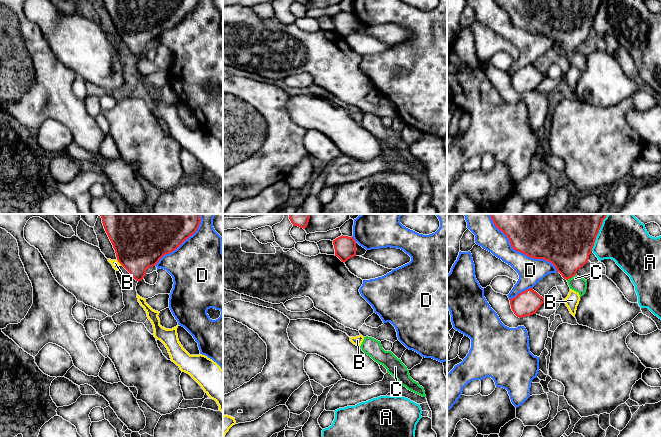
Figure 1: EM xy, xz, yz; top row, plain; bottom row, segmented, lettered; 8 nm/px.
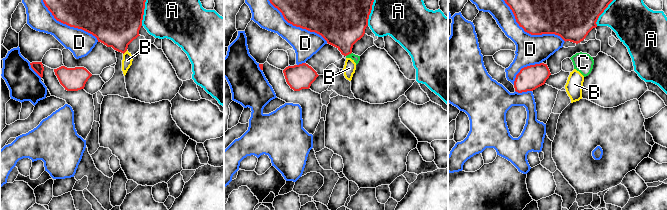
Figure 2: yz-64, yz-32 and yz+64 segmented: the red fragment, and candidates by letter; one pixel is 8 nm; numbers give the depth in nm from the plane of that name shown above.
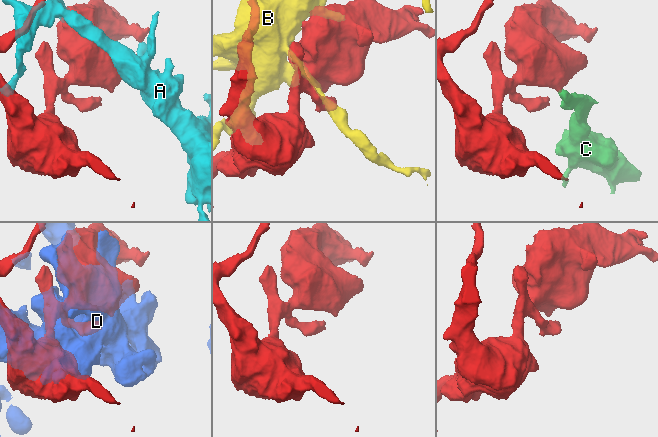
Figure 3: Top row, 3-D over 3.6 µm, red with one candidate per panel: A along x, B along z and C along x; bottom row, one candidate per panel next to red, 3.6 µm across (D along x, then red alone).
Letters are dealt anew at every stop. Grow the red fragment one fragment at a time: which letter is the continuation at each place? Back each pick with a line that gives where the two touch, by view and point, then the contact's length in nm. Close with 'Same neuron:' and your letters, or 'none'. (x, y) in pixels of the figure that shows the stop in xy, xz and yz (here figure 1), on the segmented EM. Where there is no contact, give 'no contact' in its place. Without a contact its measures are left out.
C: meets red in yz at (571, 277); contact 90 nm long
Same neuron: C

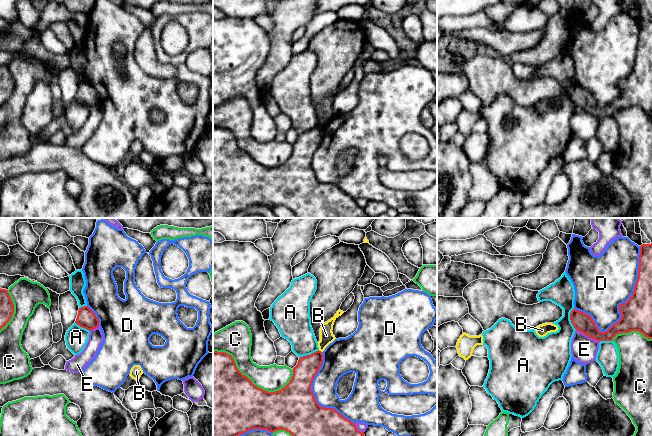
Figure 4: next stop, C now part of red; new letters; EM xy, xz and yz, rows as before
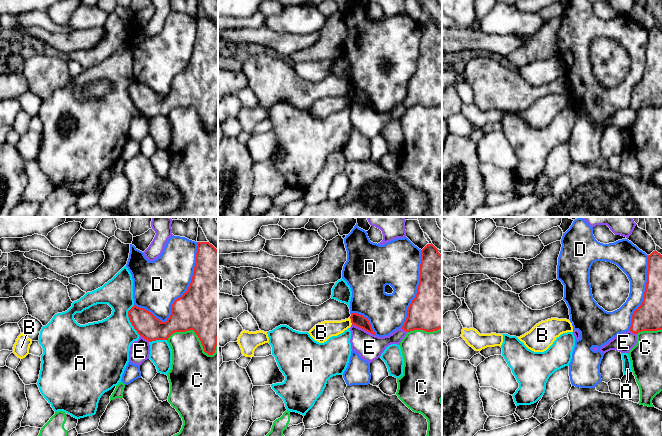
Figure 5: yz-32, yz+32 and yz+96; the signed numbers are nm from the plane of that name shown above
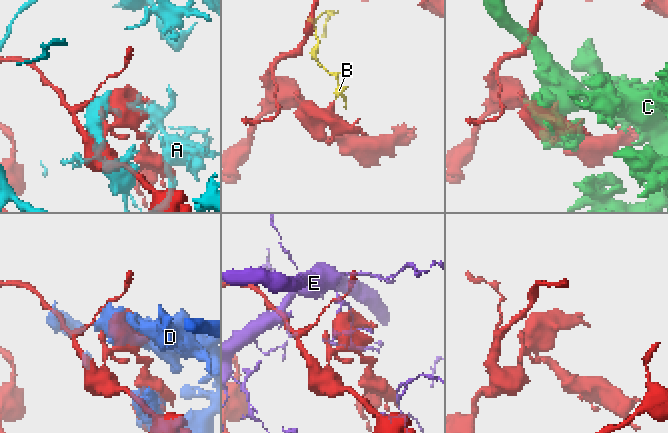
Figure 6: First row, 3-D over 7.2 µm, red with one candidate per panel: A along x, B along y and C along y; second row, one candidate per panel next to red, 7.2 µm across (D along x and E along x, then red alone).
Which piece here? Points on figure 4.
Same neuron: none

